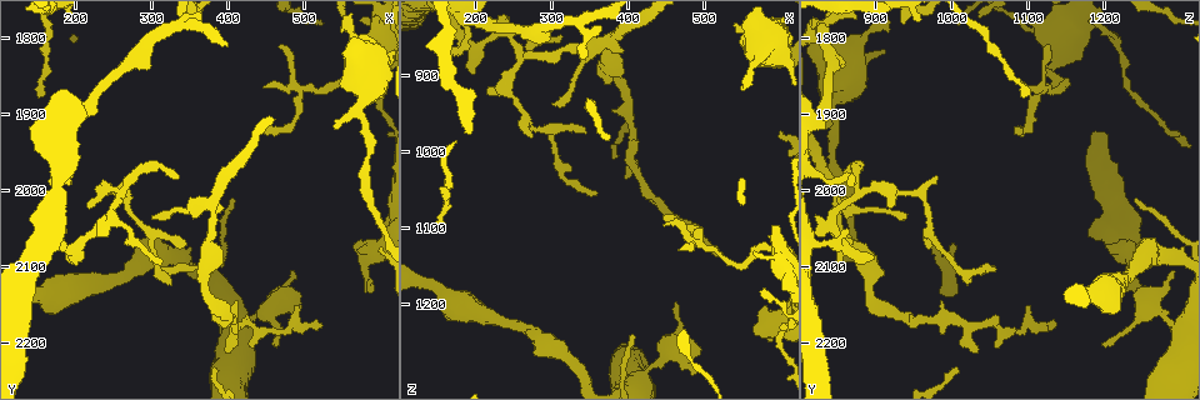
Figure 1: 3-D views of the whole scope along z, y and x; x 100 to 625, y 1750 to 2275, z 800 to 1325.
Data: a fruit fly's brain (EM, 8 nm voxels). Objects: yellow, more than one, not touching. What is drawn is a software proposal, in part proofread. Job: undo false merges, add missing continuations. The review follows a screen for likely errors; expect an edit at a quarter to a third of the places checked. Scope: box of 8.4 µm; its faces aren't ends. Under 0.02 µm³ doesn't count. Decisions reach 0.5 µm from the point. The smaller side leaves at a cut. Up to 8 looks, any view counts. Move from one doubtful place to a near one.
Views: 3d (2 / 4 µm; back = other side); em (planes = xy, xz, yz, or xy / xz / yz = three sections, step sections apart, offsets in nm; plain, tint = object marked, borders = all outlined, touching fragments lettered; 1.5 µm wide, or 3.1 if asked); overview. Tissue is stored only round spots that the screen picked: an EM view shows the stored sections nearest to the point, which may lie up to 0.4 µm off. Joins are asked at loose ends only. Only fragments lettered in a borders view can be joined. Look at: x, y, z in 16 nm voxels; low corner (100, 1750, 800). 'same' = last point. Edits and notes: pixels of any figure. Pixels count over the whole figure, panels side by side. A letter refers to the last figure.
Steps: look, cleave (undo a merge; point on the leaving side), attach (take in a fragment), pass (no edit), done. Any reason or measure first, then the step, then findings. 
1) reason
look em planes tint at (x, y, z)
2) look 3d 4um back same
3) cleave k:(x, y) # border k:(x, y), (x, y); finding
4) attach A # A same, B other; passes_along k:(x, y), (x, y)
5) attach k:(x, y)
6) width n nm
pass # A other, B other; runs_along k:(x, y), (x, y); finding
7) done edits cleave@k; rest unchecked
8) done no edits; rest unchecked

a fork
look em xy step 8 borders at (195, 2075, 860)

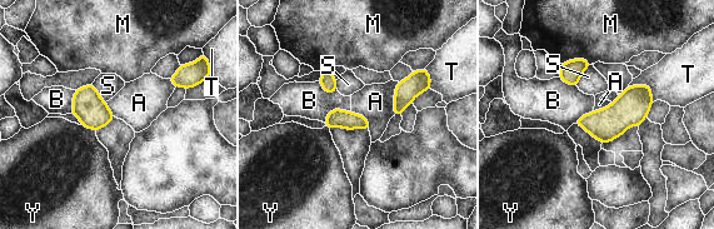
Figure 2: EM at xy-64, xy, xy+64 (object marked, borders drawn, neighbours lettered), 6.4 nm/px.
width 120 nm
pass # A other, B other, M other, S other, T other, Y other; border 2:(398, 81), (394, 89), (393, 115); all the same neuron

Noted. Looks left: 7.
an open end
look 3d 2um at (335, 1980, 860)

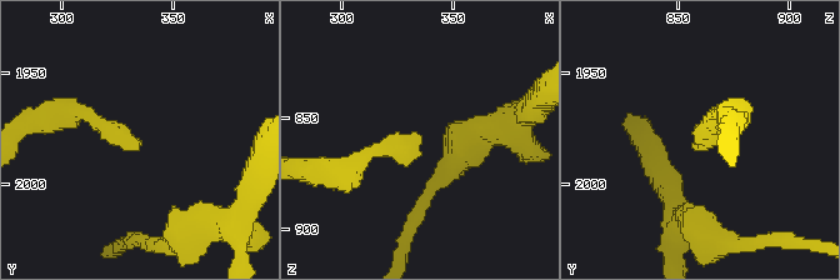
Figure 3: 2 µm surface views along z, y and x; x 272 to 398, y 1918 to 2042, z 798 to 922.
need the tissue
look em planes plain at (337, 1979, 859)

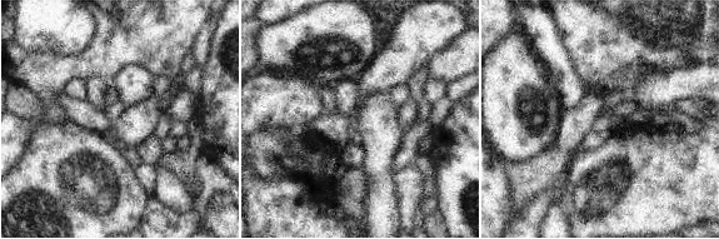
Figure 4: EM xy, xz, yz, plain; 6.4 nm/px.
see the neighbours
look em planes borders same

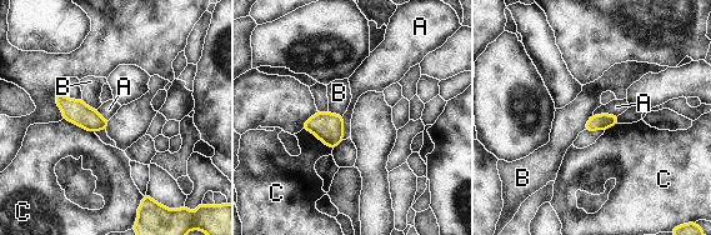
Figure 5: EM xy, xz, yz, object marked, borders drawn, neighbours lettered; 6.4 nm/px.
pass # A other, B other, C other; border 5:(344, 115), (343, 139); no lettered fragment goes on from it

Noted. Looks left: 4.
free end
look 3d 4um at (525, 2185, 1135)

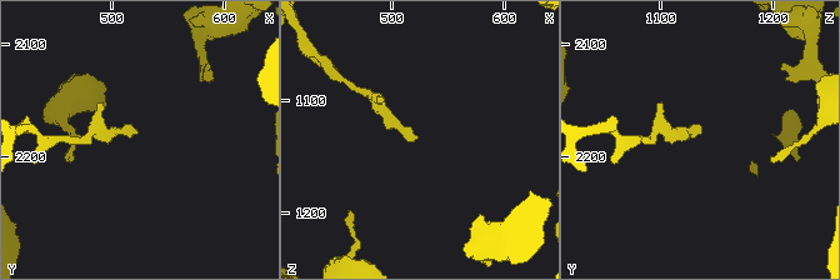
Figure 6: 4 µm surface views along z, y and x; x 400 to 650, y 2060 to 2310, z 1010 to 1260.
look em planes borders at (522, 2180, 1132)

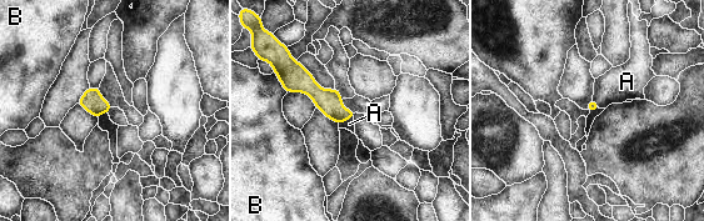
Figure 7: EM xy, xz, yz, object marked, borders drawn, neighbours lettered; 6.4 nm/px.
pass # A other, B other; none of them fits

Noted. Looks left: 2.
done no edits; rest unchecked

